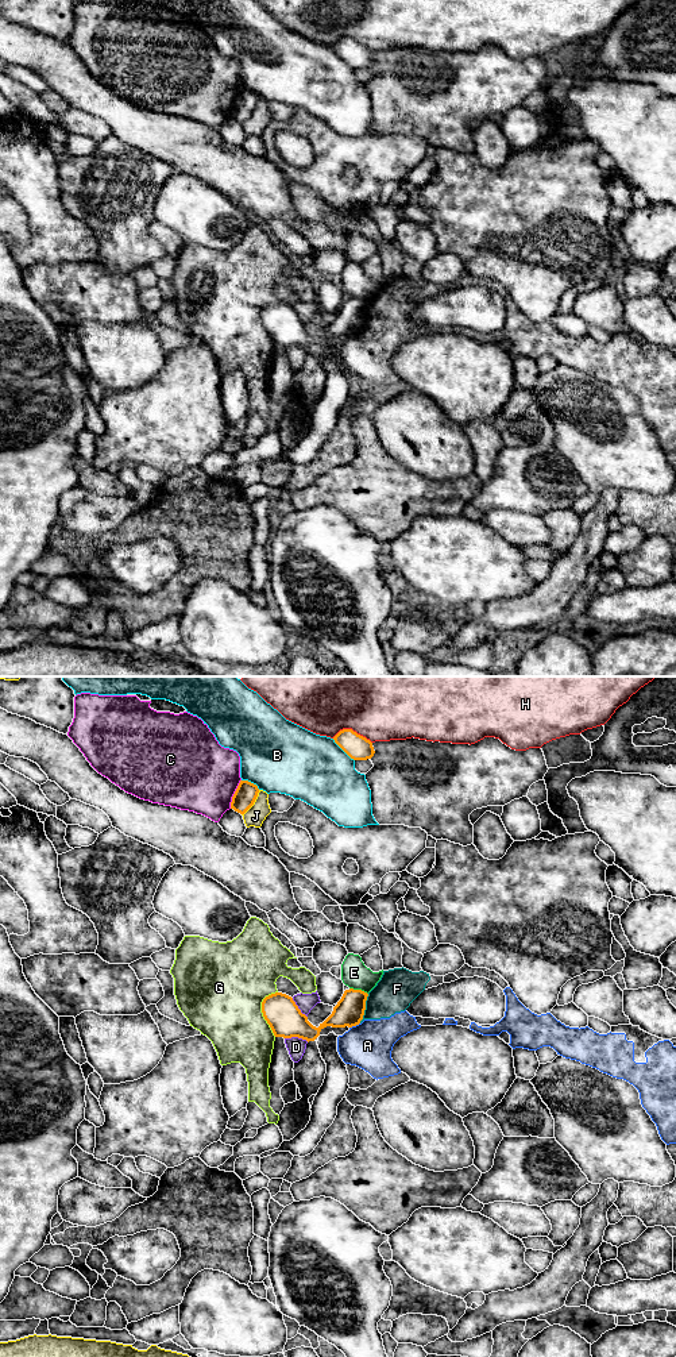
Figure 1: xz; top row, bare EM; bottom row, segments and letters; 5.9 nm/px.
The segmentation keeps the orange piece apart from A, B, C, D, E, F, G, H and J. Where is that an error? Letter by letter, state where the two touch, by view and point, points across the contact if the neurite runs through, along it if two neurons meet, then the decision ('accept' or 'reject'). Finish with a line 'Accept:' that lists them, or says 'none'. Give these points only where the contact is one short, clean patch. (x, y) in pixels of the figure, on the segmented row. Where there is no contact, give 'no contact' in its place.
A: meets orange in xz at (354, 1025); border along xz (359, 1022), (350, 1028); reject
B: meets orange in xz at (343, 750); reject
C: meets orange in xz at (234, 794); reject
D: meets orange in xz at (297, 1036); reject
E: meets orange in xz at (359, 990); reject
F: meets orange in xz at (364, 1009); border along xz (369, 994), (364, 1002), (364, 1014), (359, 1022); reject
G: meets orange in xz at (262, 1012); reject
H: meets orange in xz at (351, 729); reject
J: meets orange in xz at (254, 801); reject
Accept: none

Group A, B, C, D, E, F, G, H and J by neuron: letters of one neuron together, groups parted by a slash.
A F / B / C / D / E / G / H / J

